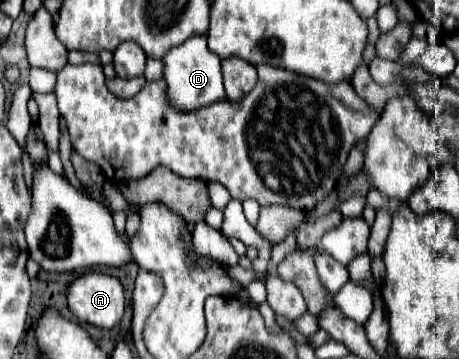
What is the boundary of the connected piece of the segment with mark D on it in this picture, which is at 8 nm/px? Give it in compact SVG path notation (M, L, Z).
M195 34L193 38L187 38L181 46L169 50L169 54L165 54L163 62L165 62L163 78L167 82L167 96L175 108L187 112L187 110L195 110L201 106L209 106L209 104L225 98L223 76L221 76L221 58L217 58L207 48L205 34Z

